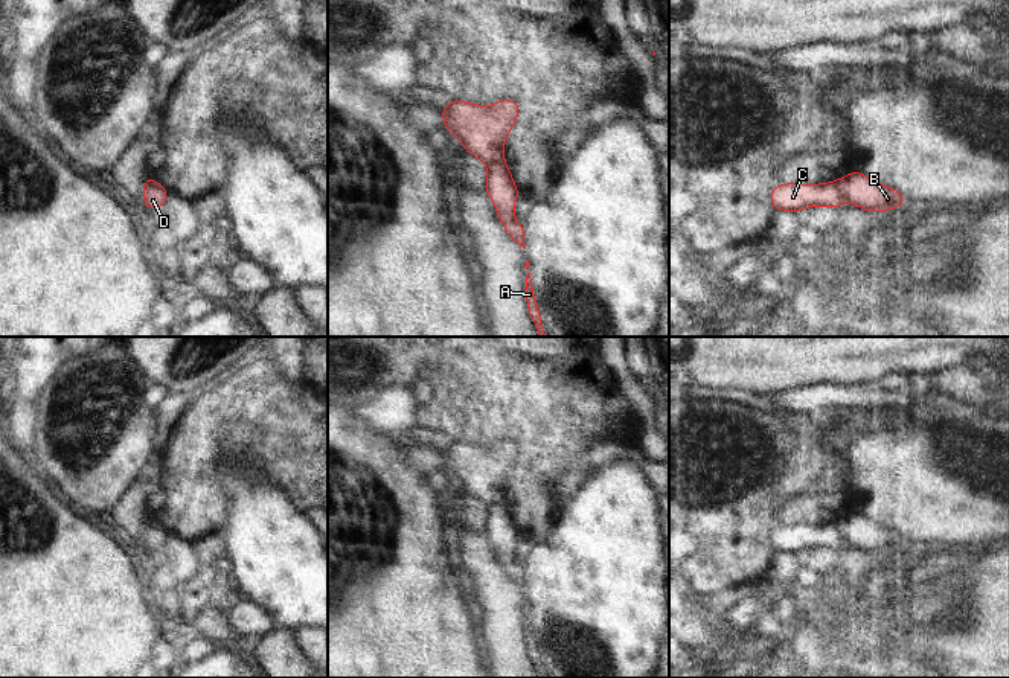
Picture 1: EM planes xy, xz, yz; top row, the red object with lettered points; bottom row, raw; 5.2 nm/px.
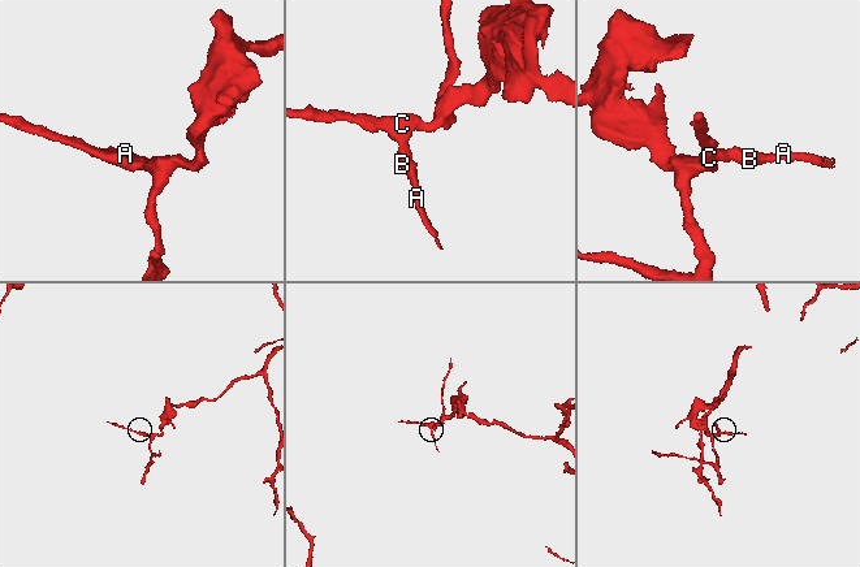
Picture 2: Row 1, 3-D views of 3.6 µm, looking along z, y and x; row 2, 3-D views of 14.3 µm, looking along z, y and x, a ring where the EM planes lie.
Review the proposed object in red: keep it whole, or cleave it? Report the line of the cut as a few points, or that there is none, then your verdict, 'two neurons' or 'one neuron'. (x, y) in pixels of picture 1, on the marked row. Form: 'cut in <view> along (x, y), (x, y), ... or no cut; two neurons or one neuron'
cut in xz along (503, 162), (486, 165); two neurons

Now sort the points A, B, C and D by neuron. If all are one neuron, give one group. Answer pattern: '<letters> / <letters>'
A B / C D

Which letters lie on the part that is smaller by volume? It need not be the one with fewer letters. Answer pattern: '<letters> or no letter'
A, B

